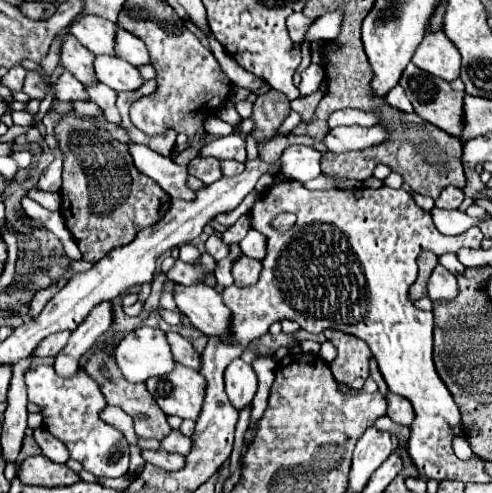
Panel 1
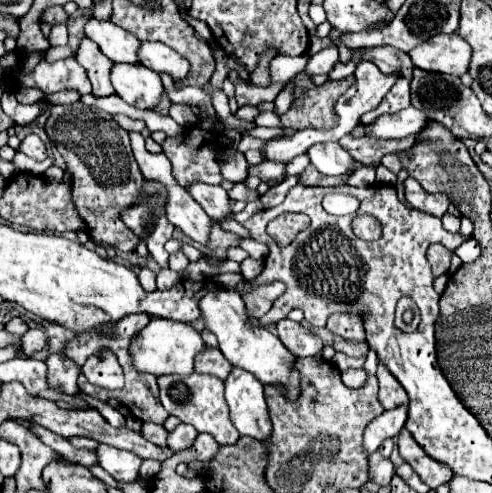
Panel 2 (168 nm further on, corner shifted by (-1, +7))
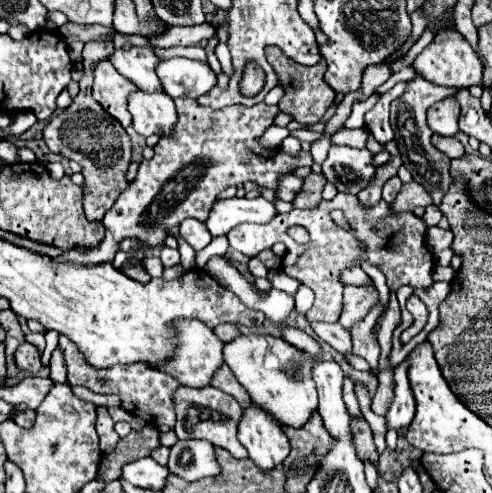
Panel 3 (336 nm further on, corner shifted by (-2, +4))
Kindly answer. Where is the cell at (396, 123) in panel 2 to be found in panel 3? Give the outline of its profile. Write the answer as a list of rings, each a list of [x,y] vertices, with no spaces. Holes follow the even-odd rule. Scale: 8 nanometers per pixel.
[[[444,99],[428,109],[428,125],[434,133],[454,137],[458,133],[460,103],[456,99]]]

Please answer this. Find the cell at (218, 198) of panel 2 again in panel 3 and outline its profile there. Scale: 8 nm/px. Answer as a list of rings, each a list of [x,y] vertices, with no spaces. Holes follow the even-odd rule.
[[[234,197],[214,203],[206,227],[212,233],[212,237],[220,237],[226,235],[238,223],[270,223],[274,217],[276,207],[264,197]]]

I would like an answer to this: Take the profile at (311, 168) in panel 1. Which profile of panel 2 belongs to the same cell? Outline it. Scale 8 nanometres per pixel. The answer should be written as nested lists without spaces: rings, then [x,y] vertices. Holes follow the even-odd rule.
[[[337,142],[335,144],[313,144],[307,150],[307,156],[321,174],[331,174],[331,176],[347,172],[353,160]]]

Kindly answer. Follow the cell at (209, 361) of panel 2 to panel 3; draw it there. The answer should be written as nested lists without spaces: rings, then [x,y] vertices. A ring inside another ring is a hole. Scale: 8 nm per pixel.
[[[226,365],[226,367],[220,367],[220,371],[214,375],[214,379],[212,379],[212,385],[216,387],[216,389],[220,389],[220,391],[224,391],[224,393],[228,393],[228,395],[232,395],[234,399],[238,399],[238,403],[242,405],[242,407],[248,407],[252,401],[250,401],[250,395],[244,391],[244,387],[236,381],[236,377],[232,375],[232,371],[230,371],[230,367]]]

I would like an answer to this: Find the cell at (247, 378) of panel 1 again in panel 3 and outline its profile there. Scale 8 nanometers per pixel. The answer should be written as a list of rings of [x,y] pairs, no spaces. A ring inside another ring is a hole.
[[[256,405],[244,409],[238,439],[262,473],[282,465],[290,453],[290,443],[284,431],[276,427],[272,419],[264,419],[264,411],[260,411]]]

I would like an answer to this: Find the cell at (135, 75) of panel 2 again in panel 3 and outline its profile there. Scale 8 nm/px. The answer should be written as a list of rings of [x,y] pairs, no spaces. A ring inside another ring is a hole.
[[[138,89],[130,95],[128,109],[134,117],[132,125],[140,135],[170,137],[174,133],[178,113],[176,113],[172,97],[168,97],[166,93],[148,95]]]

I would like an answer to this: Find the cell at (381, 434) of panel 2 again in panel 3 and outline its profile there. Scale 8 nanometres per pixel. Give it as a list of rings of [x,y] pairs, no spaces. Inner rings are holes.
[[[404,361],[394,369],[394,401],[386,413],[388,427],[390,429],[408,427],[414,419],[414,413],[416,413],[416,399],[410,389],[408,361]]]

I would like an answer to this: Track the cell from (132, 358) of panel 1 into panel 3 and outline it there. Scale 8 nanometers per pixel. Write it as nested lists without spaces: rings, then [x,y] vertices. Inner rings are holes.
[[[182,319],[180,323],[176,323],[176,331],[178,331],[178,339],[180,339],[176,355],[160,369],[166,371],[168,375],[176,377],[186,387],[194,387],[194,389],[208,387],[212,377],[214,377],[214,373],[224,365],[222,347],[226,343],[222,339],[218,339],[216,333],[210,327],[206,327],[202,321],[198,321],[198,319]]]

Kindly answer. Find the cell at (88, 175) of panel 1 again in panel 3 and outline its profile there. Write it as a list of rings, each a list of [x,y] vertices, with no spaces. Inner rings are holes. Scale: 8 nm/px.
[[[86,43],[84,45],[84,77],[80,79],[80,93],[72,101],[72,105],[56,115],[46,127],[44,127],[44,141],[52,153],[60,153],[68,159],[74,159],[82,165],[84,173],[84,211],[88,221],[102,221],[104,213],[116,203],[120,193],[128,187],[126,181],[126,169],[130,165],[132,145],[130,137],[112,119],[94,99],[92,99],[92,79],[94,79],[94,67],[100,61],[108,61],[114,53],[112,43]]]

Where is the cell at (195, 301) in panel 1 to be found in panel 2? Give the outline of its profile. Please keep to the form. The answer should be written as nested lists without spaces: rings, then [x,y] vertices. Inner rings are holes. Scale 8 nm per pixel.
[[[235,290],[207,292],[199,300],[199,310],[205,322],[205,328],[217,336],[219,350],[233,366],[255,374],[263,384],[283,384],[291,400],[299,396],[299,376],[297,372],[293,372],[293,362],[297,358],[283,346],[283,342],[275,334],[271,334],[267,328],[249,320],[239,292]]]

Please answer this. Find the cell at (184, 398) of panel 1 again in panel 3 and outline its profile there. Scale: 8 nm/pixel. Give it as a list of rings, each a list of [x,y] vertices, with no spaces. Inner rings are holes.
[[[180,387],[180,391],[176,391],[176,415],[178,415],[178,419],[176,419],[174,431],[176,431],[178,439],[182,439],[182,441],[184,439],[206,439],[214,447],[222,447],[222,449],[230,451],[232,457],[246,459],[248,453],[236,437],[242,413],[244,411],[238,405],[238,401],[216,387],[206,387],[204,391],[192,391],[192,387]]]

